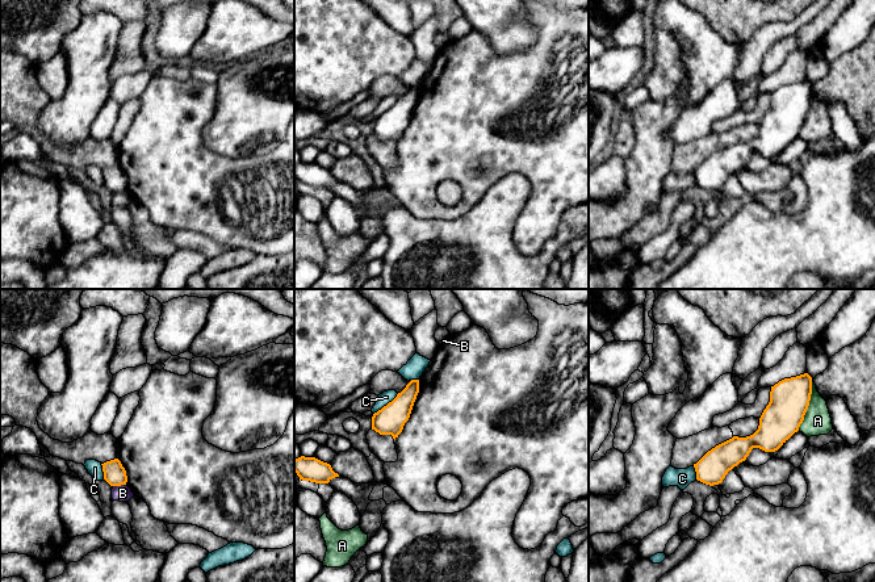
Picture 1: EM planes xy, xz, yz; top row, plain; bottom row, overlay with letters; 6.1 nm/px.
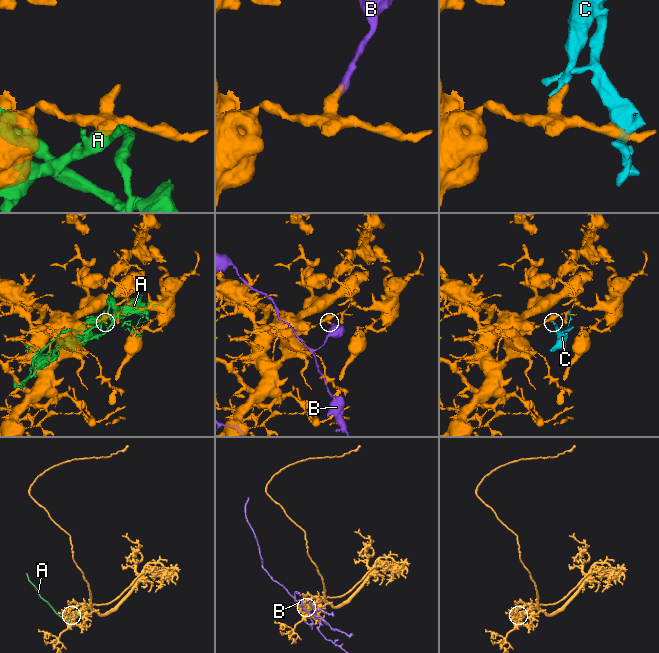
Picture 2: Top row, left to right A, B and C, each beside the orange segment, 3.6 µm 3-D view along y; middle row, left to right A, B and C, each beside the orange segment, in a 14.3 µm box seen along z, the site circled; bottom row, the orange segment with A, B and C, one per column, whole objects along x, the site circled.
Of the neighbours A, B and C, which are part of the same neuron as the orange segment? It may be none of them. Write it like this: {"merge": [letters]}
{"merge": []}

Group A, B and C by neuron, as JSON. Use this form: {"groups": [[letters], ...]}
{"groups": [["A"], ["B"], ["C"]]}

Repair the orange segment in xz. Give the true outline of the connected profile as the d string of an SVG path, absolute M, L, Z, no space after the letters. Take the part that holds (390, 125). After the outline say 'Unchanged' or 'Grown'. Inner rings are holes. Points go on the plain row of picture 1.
M411 85L397 102L372 122L372 135L395 146L409 126L419 99L419 85Z. Unchanged

